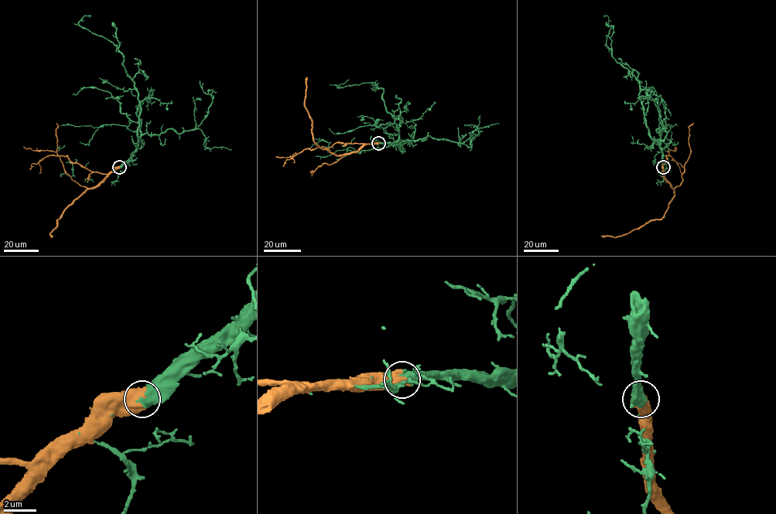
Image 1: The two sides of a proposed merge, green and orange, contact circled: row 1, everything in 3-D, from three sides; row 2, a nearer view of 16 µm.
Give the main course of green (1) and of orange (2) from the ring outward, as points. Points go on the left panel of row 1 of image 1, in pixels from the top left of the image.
1: (118, 168), (137, 145), (138, 93), (114, 45), (78, 24), (84, 15), (91, 15)
2: (118, 168), (114, 168), (97, 185), (87, 188), (66, 209), (50, 233), (52, 236)

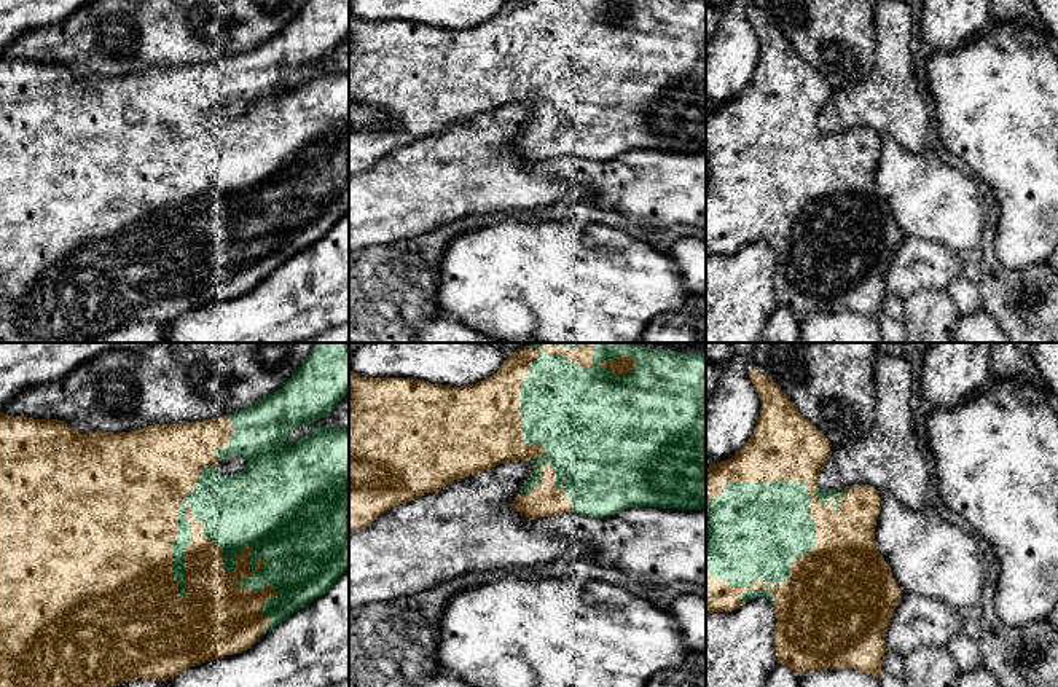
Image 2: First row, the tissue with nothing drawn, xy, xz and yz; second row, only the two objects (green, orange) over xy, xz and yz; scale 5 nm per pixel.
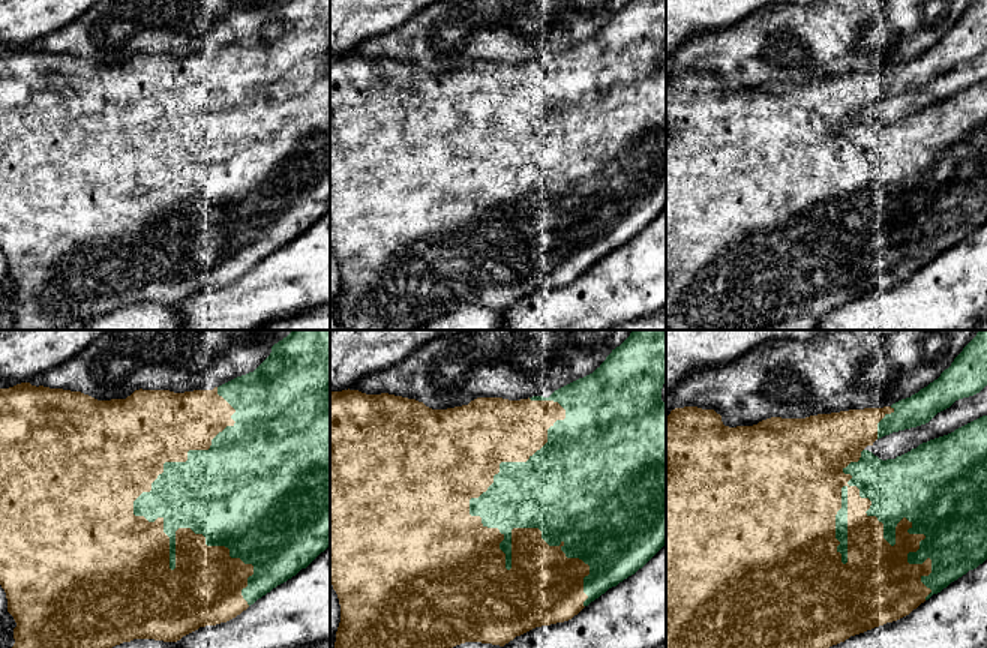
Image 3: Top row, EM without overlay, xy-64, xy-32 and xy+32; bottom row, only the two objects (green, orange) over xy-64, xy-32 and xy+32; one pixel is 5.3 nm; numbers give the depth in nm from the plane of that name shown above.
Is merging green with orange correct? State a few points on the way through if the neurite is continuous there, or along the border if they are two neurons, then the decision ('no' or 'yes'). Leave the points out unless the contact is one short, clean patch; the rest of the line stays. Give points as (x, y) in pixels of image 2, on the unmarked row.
yes

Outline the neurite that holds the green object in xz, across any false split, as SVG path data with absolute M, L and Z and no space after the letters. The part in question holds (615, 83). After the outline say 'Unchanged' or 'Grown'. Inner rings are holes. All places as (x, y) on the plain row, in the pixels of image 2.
M507 0L488 22L460 30L414 21L363 21L349 11L349 175L368 169L395 148L508 104L532 107L531 120L511 147L515 155L529 163L566 155L604 161L628 150L706 151L706 0Z. Grown

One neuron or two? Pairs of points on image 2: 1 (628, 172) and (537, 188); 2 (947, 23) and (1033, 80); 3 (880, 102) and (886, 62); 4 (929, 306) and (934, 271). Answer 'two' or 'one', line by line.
1: two
2: two
3: one
4: two

